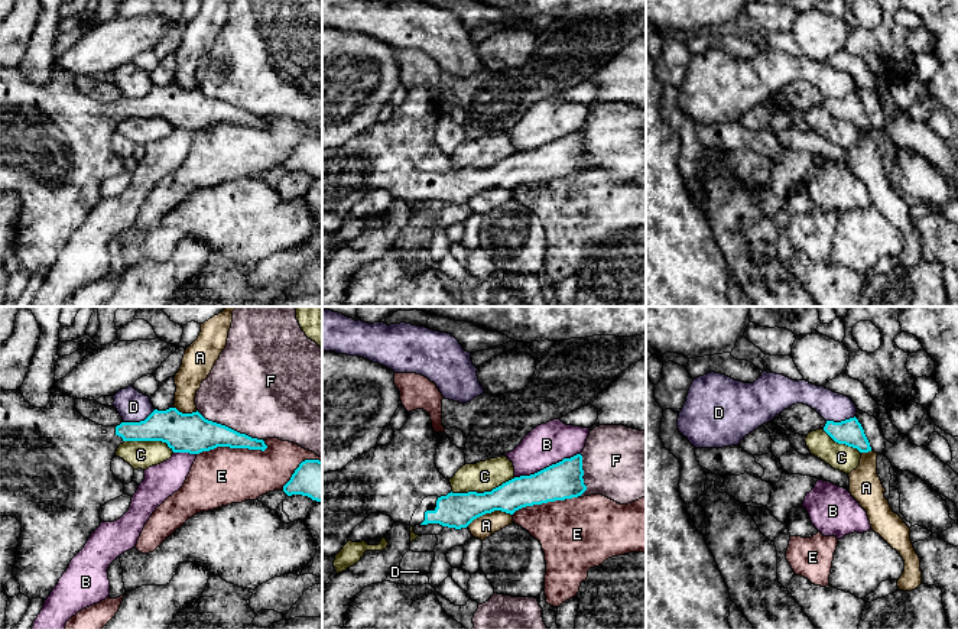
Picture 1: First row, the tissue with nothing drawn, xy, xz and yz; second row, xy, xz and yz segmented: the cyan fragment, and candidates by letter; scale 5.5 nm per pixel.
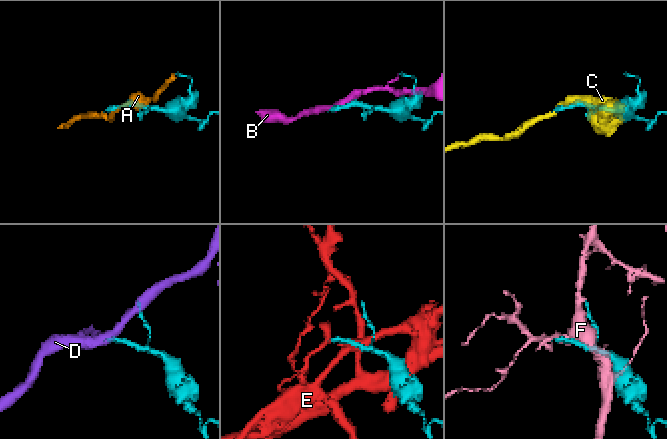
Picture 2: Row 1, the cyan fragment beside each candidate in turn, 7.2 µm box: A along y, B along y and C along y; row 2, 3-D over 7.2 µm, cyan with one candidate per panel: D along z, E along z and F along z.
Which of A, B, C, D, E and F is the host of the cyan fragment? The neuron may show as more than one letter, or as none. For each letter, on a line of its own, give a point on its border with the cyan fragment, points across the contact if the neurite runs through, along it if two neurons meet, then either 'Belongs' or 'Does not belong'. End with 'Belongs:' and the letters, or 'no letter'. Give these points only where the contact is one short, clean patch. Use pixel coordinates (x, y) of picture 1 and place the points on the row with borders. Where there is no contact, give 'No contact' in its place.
A: Touches cyan at xz (489, 512). Boundary: xz (512, 514), (500, 511), (486, 512), (467, 525). Does not belong
B: Touches cyan at xz (546, 467). Does not belong
C: Touches cyan at xz (484, 492). Does not belong
D: Touches cyan at xy (140, 421). Boundary: xy (155, 409), (143, 420), (124, 422). Does not belong
E: Touches cyan at xy (231, 447). Does not belong
F: Touches cyan at xy (230, 428). Does not belong
Belongs: no letter

